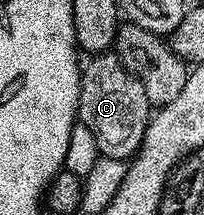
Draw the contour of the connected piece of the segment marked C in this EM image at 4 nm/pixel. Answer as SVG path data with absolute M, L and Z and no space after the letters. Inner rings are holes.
M114 52L93 54L80 71L78 96L79 125L90 128L101 155L105 158L128 160L144 145L144 133L150 117L150 103L146 88L122 64Z

